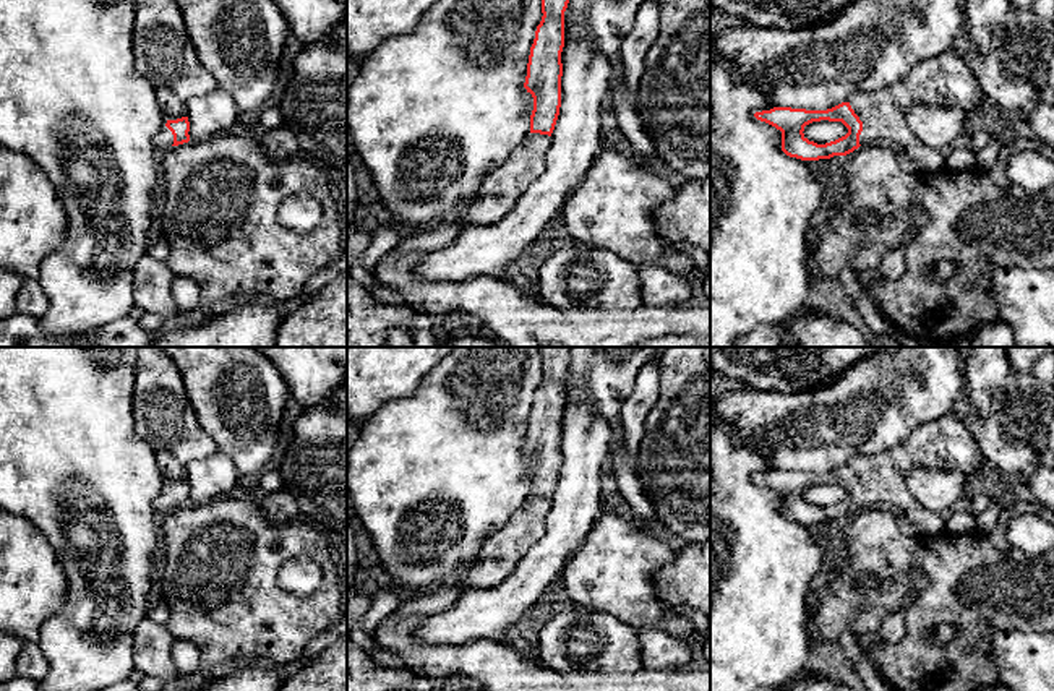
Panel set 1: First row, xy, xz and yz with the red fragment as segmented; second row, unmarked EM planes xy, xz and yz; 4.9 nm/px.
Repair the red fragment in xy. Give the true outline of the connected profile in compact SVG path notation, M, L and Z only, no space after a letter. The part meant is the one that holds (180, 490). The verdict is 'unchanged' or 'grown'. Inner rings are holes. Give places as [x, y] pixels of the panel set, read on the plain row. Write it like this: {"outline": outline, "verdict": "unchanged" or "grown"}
{"outline": "M165 449L156 451L156 462L167 483L165 490L154 501L159 516L169 513L170 509L188 506L190 485L185 466Z", "verdict": "grown"}

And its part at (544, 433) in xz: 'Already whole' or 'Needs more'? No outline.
Needs more

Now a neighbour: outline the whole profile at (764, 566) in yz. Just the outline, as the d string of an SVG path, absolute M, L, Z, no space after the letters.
M710 412L710 691L757 691L777 688L801 675L809 652L809 595L822 579L832 560L829 522L801 524L782 514L782 495L754 480L756 475L773 472L769 461L752 446L731 438L731 428L720 423Z

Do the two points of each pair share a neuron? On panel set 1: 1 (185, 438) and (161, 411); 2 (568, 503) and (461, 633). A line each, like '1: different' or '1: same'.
1: same
2: same

